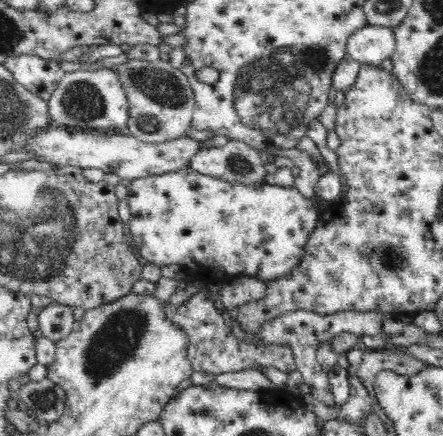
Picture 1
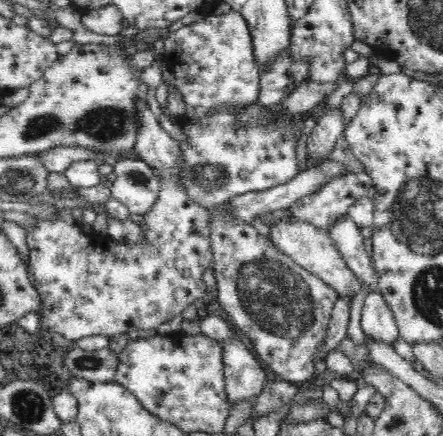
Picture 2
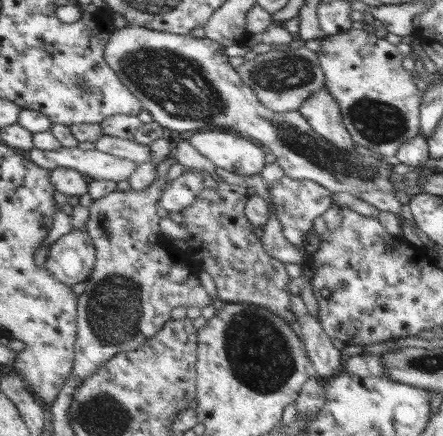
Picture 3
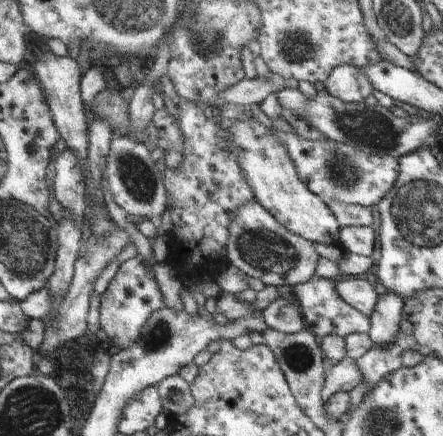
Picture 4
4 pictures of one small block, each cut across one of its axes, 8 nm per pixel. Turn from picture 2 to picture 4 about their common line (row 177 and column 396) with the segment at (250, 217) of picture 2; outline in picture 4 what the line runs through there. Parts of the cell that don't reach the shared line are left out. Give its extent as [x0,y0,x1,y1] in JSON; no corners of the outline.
[369,292,405,348]

